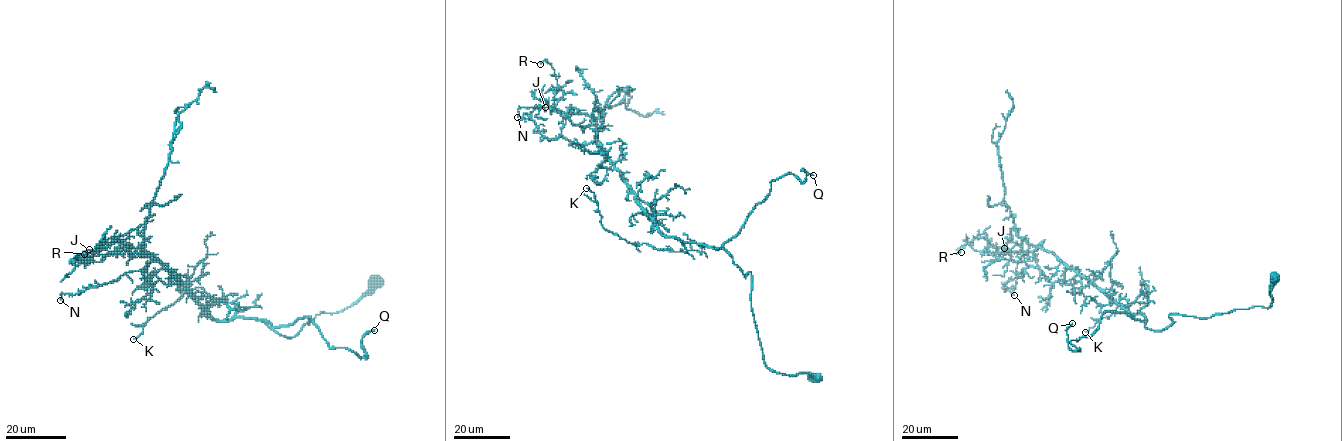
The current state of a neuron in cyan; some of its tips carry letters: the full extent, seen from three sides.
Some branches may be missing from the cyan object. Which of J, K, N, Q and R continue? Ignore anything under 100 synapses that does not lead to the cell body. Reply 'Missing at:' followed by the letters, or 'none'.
Missing at: Q

